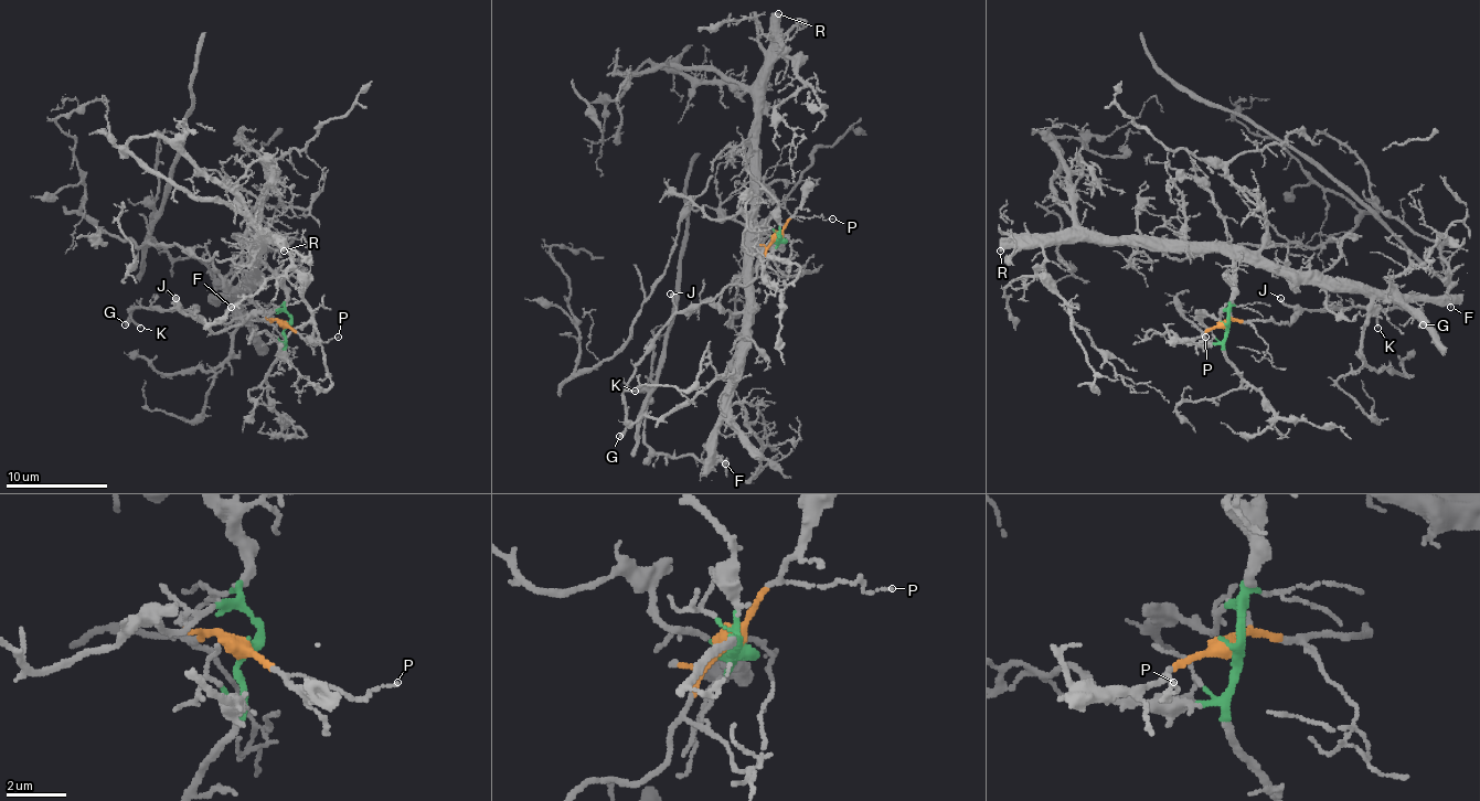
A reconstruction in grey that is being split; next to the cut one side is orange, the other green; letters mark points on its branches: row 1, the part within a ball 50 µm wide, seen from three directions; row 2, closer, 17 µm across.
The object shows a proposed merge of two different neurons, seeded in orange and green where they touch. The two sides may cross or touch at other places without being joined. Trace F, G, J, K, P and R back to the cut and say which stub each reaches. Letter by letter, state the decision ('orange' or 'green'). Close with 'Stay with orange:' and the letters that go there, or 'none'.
F: green
G: orange
J: orange
K: orange
P: orange
R: green
Stay with orange: G, J, K, P

